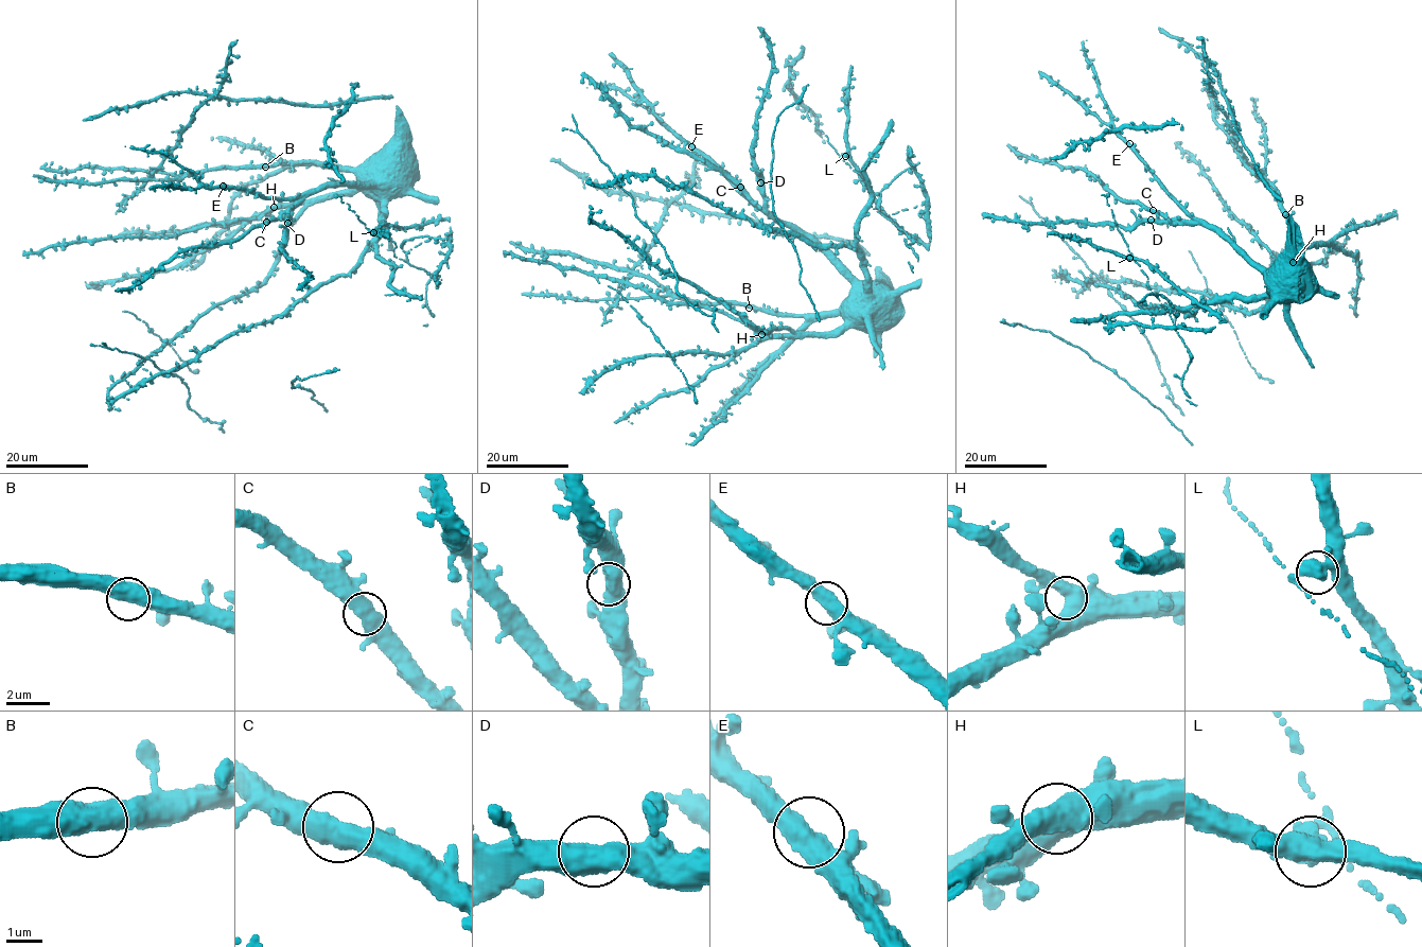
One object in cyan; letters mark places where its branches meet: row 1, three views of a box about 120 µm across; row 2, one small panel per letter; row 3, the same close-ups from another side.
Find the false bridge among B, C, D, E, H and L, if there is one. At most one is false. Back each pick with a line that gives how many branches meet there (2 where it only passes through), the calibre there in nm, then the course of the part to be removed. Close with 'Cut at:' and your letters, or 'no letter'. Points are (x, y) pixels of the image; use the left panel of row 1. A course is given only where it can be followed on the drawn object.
L: branches 2; calibre 550 nm
Cut at: L

